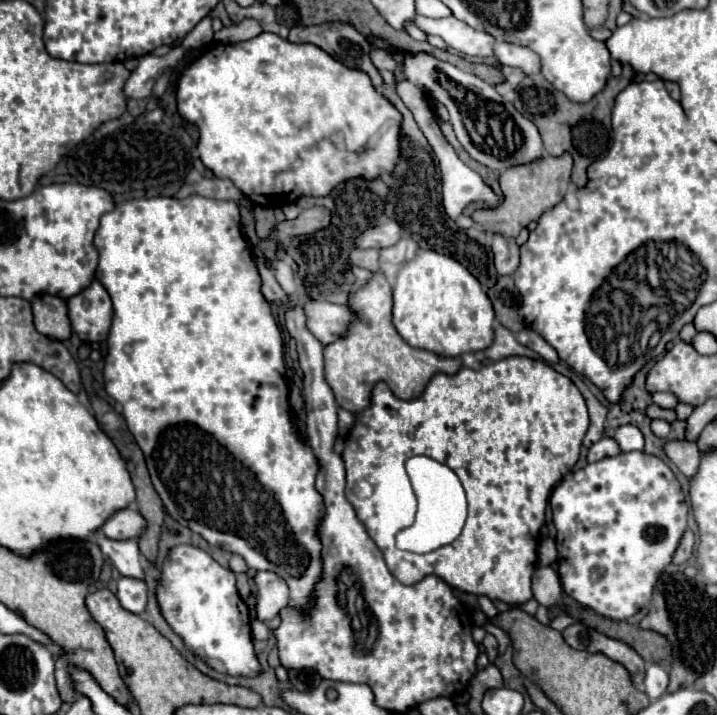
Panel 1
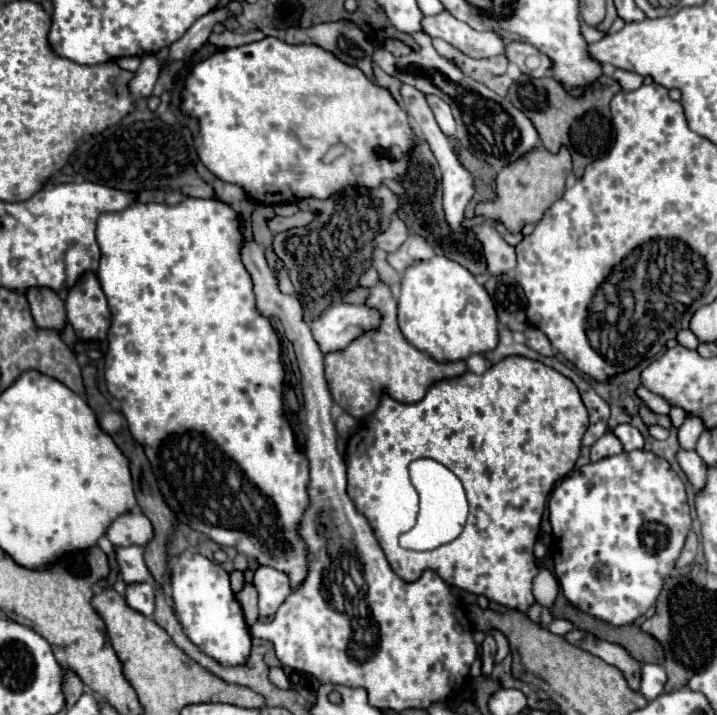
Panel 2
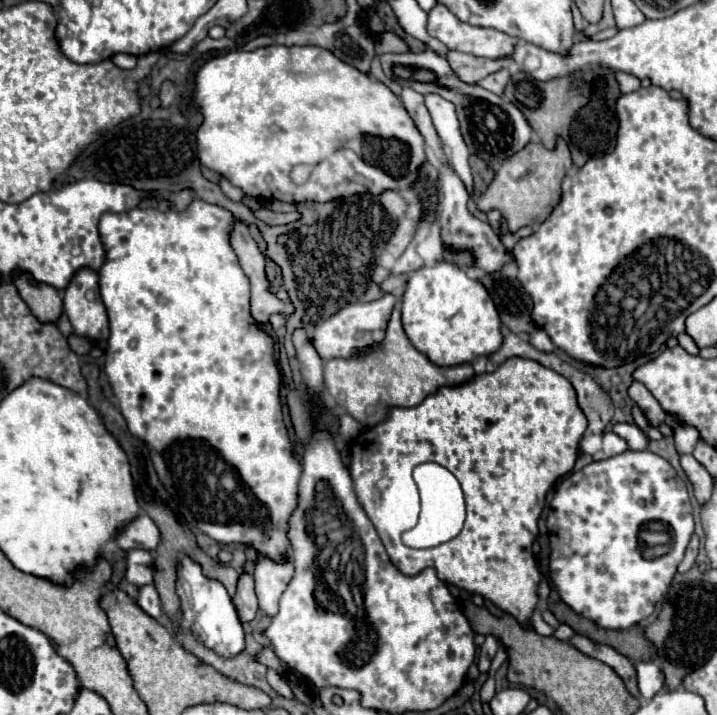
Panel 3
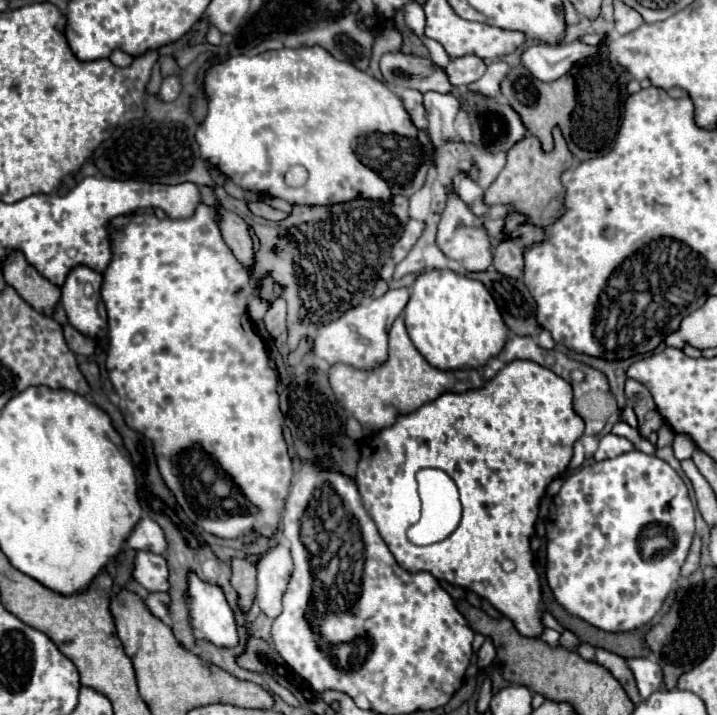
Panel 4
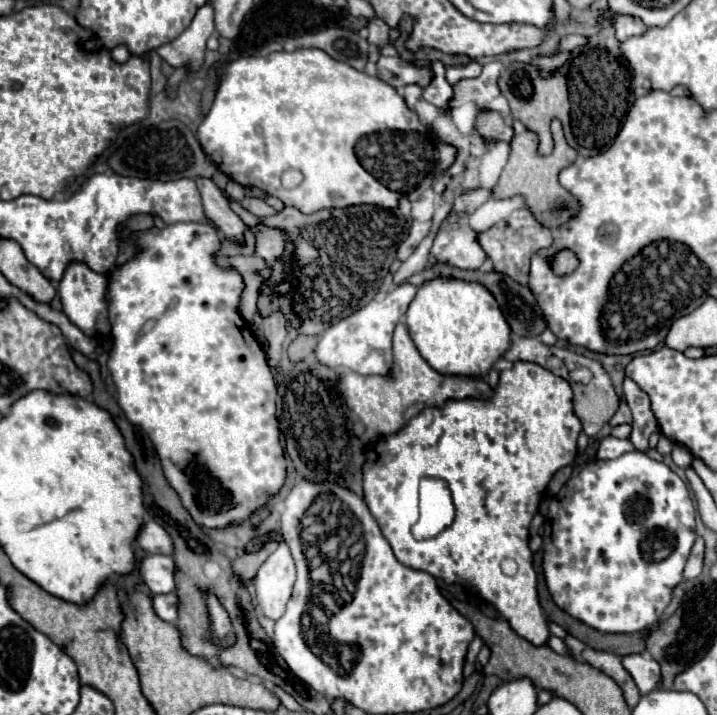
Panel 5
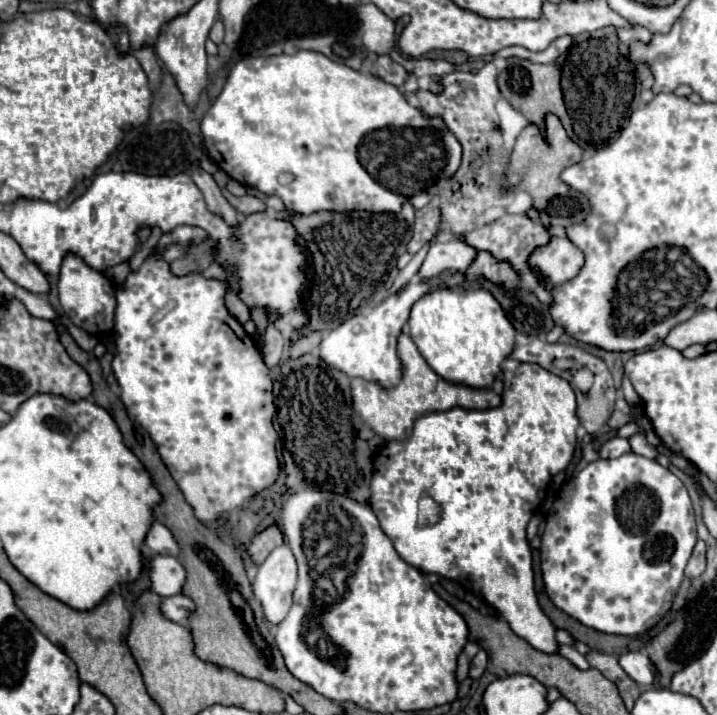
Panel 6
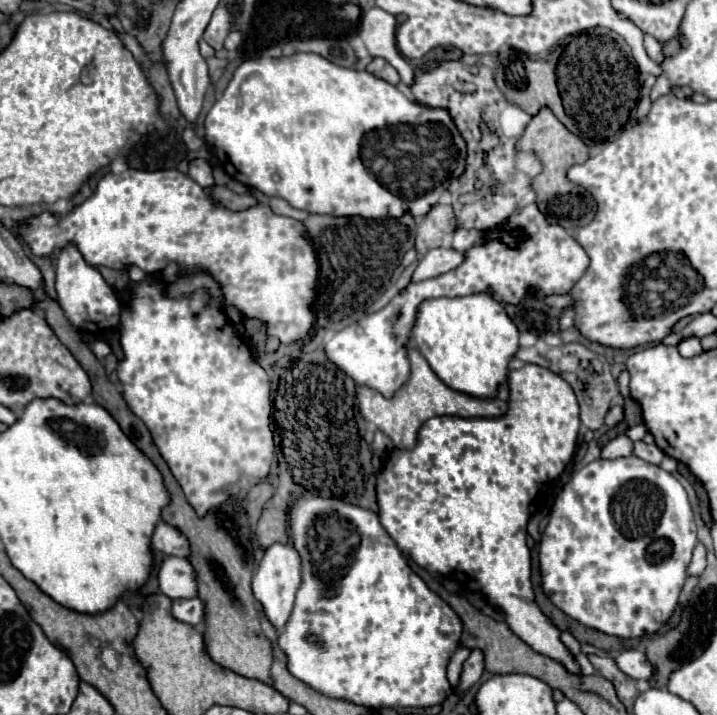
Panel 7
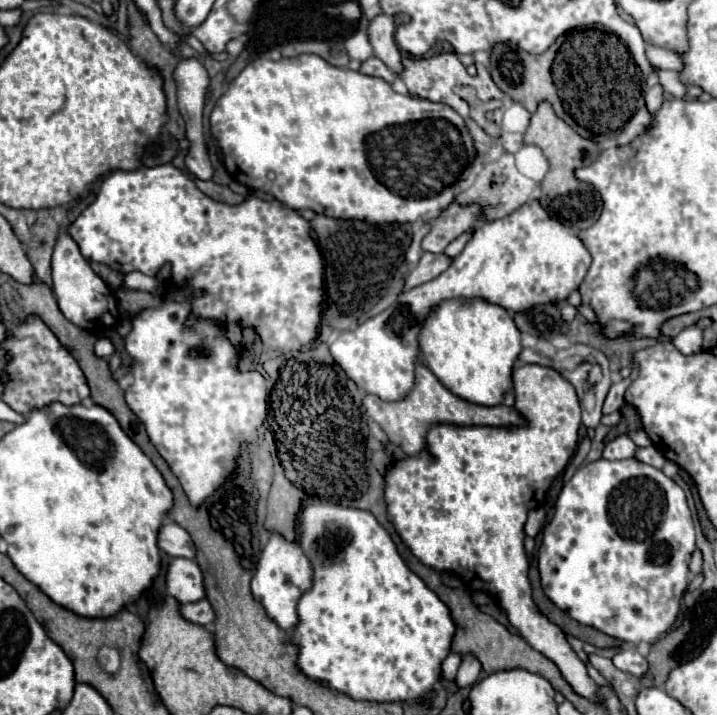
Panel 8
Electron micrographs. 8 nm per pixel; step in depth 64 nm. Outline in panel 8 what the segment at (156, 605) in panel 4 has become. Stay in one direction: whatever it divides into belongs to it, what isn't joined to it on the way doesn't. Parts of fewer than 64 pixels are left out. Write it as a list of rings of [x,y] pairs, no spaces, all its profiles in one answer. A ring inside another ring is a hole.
[[[206,598],[192,604],[180,604],[180,614],[188,622],[194,622],[200,626],[210,626],[214,622],[214,610]]]

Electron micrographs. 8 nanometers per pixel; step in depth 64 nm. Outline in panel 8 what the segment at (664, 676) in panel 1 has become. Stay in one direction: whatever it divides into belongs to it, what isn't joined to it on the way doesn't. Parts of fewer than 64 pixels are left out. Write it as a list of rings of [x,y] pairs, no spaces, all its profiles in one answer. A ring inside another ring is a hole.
[[[630,646],[630,648],[624,648],[622,652],[618,652],[618,654],[612,658],[612,662],[614,662],[614,666],[616,666],[618,670],[628,672],[628,674],[632,674],[632,676],[636,676],[636,678],[642,678],[642,676],[648,672],[648,662],[646,662],[646,658],[640,656],[638,650],[632,648],[632,646]]]

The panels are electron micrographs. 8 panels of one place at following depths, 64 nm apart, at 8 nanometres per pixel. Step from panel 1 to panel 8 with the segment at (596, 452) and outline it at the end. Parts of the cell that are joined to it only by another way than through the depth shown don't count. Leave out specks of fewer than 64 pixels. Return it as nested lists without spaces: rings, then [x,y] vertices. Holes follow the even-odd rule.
[[[618,436],[612,442],[608,442],[604,446],[604,458],[606,460],[624,460],[624,458],[632,458],[636,454],[636,444],[630,440],[630,436]]]

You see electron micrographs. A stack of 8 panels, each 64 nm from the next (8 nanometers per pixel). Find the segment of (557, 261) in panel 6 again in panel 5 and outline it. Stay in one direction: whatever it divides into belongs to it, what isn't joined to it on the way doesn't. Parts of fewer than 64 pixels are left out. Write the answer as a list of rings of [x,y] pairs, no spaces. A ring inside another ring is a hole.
[[[570,250],[558,252],[558,254],[554,256],[554,260],[552,260],[552,268],[554,268],[556,274],[570,274],[570,272],[576,270],[576,266],[578,266],[578,258],[576,258],[576,254],[570,252]]]

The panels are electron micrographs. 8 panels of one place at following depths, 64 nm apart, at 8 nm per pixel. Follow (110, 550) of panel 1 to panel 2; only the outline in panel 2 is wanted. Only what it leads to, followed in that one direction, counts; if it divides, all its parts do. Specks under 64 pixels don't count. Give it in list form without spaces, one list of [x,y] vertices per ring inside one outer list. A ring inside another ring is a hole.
[[[136,544],[116,548],[116,562],[120,566],[120,576],[124,578],[126,584],[148,582],[150,580],[150,572],[144,564],[142,554],[144,554],[142,546],[136,546]]]

